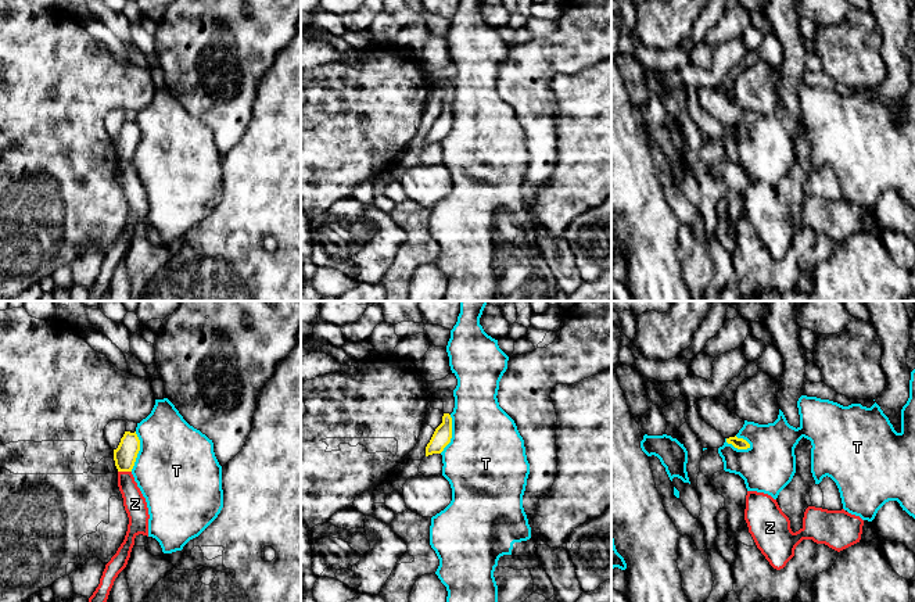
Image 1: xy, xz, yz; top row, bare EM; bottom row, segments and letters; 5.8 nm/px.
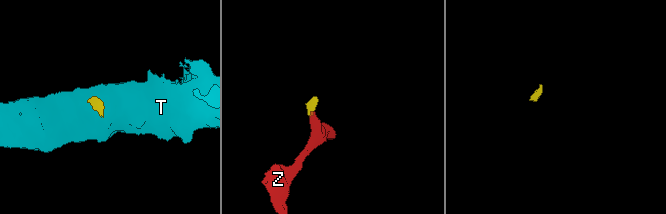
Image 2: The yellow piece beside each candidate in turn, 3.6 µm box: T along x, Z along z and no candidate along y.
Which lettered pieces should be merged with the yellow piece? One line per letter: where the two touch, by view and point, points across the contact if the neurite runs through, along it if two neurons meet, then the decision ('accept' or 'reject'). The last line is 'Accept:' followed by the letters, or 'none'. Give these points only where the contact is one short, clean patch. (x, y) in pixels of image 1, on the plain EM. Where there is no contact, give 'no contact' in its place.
T: contact yz (738, 138); border yz (725, 128), (738, 138), (750, 136); reject
Z: contact xy (125, 160); way xy (125, 144), (125, 160), (125, 171), (135, 193); accept
Accept: Z

